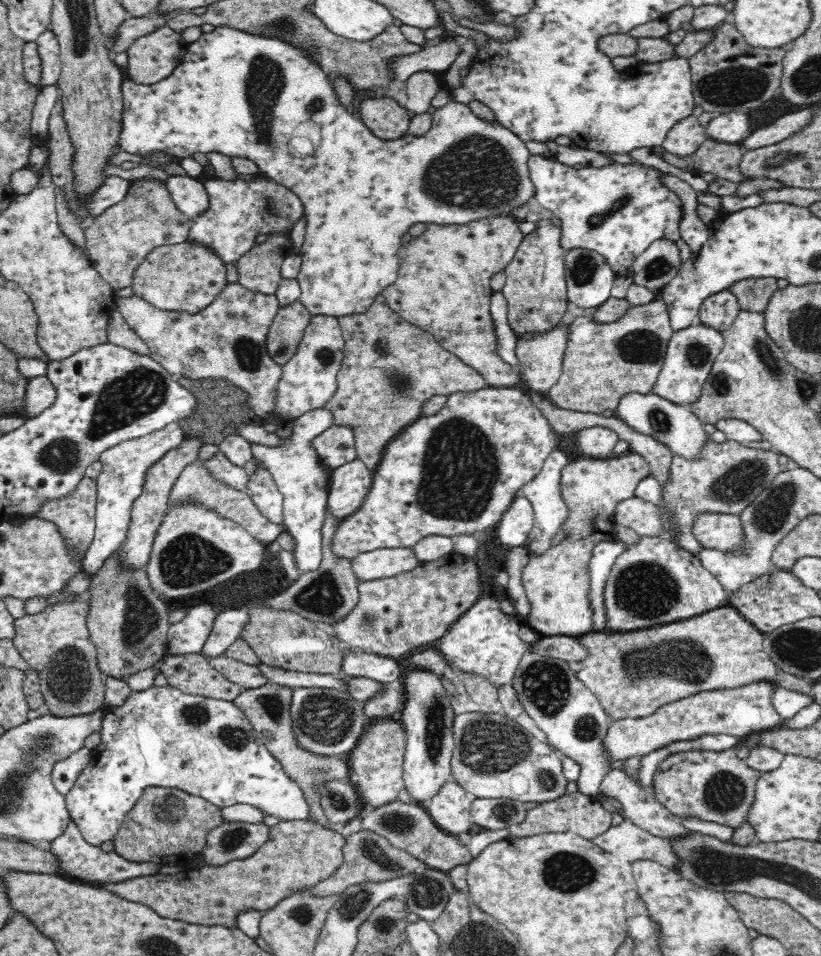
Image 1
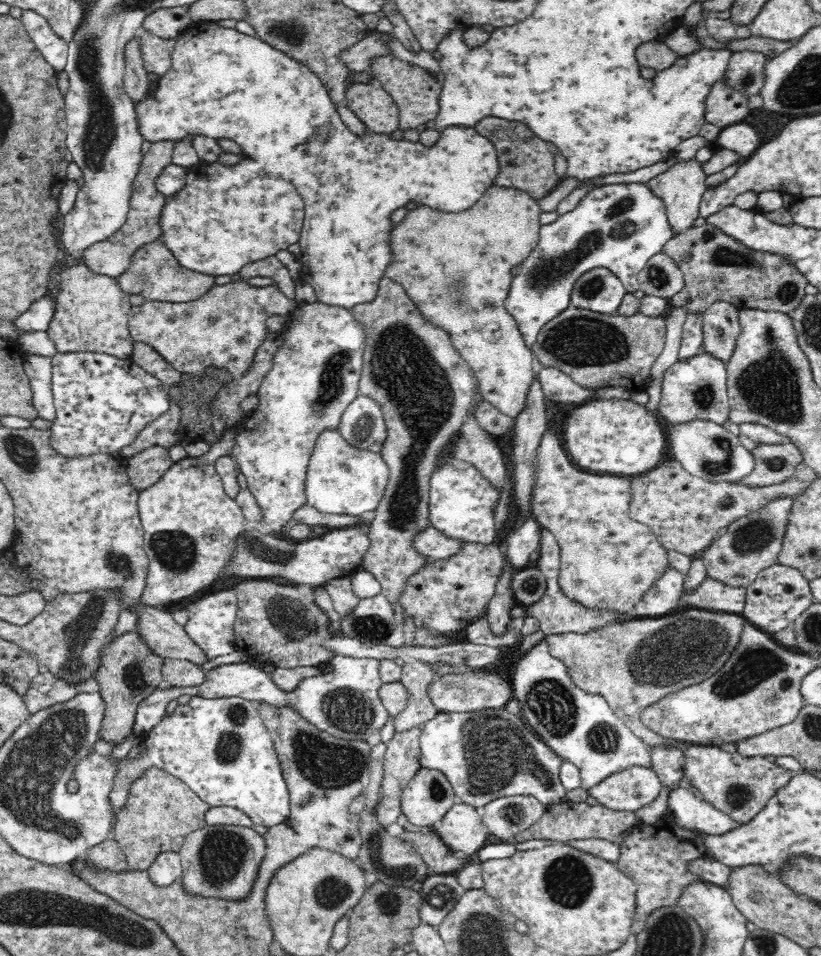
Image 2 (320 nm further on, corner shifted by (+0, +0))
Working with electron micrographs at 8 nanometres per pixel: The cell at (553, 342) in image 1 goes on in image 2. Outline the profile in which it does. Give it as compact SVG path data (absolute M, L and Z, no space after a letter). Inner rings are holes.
M542 368L538 372L537 378L545 398L554 402L573 402L580 405L585 401L600 398L628 400L634 393L624 387L607 387L596 390L596 392L589 392L556 368Z

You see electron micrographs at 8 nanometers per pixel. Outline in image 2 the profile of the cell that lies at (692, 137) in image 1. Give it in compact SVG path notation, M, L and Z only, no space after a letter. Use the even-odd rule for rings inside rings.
M694 158L690 161L678 161L664 173L659 174L647 182L648 188L664 203L667 219L674 235L682 234L696 226L695 220L700 217L700 203L702 195L707 189L706 173L701 164Z

